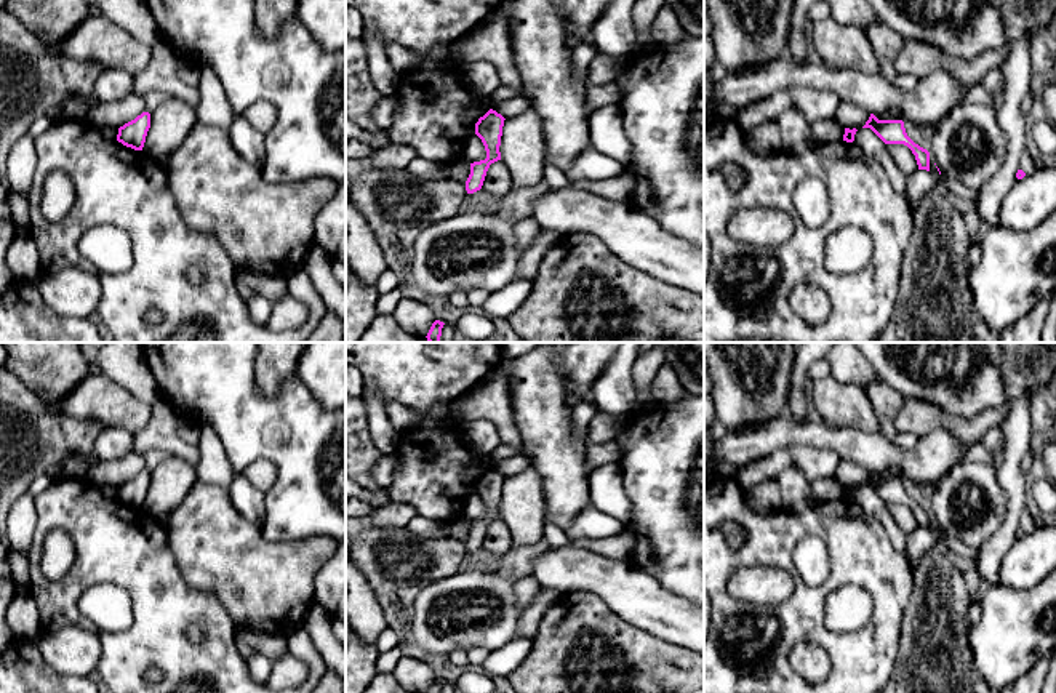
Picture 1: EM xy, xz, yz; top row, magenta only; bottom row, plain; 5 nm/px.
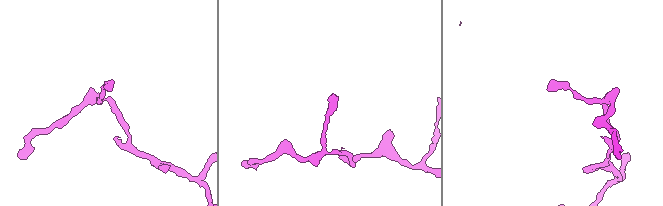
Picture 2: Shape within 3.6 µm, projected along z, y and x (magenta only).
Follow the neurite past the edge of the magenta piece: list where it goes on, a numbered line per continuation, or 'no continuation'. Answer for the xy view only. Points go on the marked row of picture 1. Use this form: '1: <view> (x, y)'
no continuation

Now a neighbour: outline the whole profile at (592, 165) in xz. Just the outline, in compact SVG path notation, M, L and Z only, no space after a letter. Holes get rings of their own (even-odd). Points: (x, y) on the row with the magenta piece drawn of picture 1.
M589 147L581 154L565 173L570 182L576 181L606 181L622 174L622 163Z

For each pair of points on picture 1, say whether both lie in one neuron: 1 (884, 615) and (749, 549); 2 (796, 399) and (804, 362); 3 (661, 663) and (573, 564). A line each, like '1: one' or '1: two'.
1: one
2: one
3: two

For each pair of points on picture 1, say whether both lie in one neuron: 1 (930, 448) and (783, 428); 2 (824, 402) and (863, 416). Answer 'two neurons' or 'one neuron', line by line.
1: one neuron
2: one neuron

